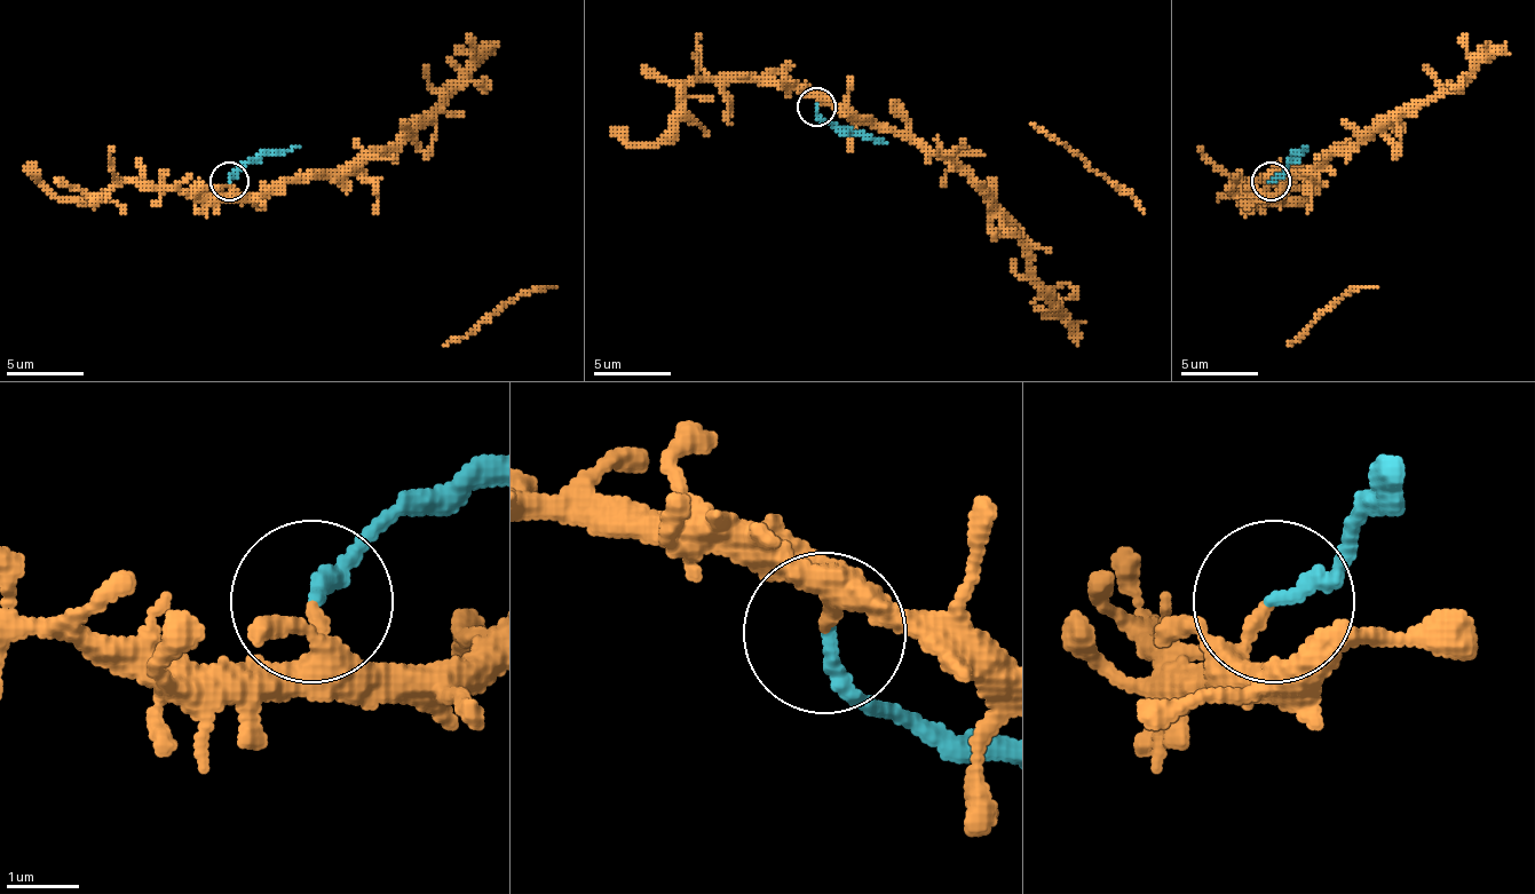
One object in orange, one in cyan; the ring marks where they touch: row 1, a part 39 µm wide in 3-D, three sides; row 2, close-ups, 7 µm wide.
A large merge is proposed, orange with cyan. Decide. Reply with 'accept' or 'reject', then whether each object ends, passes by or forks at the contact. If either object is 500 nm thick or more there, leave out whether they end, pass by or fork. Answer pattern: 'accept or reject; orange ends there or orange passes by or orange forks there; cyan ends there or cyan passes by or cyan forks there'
reject; orange ends there; cyan ends there

